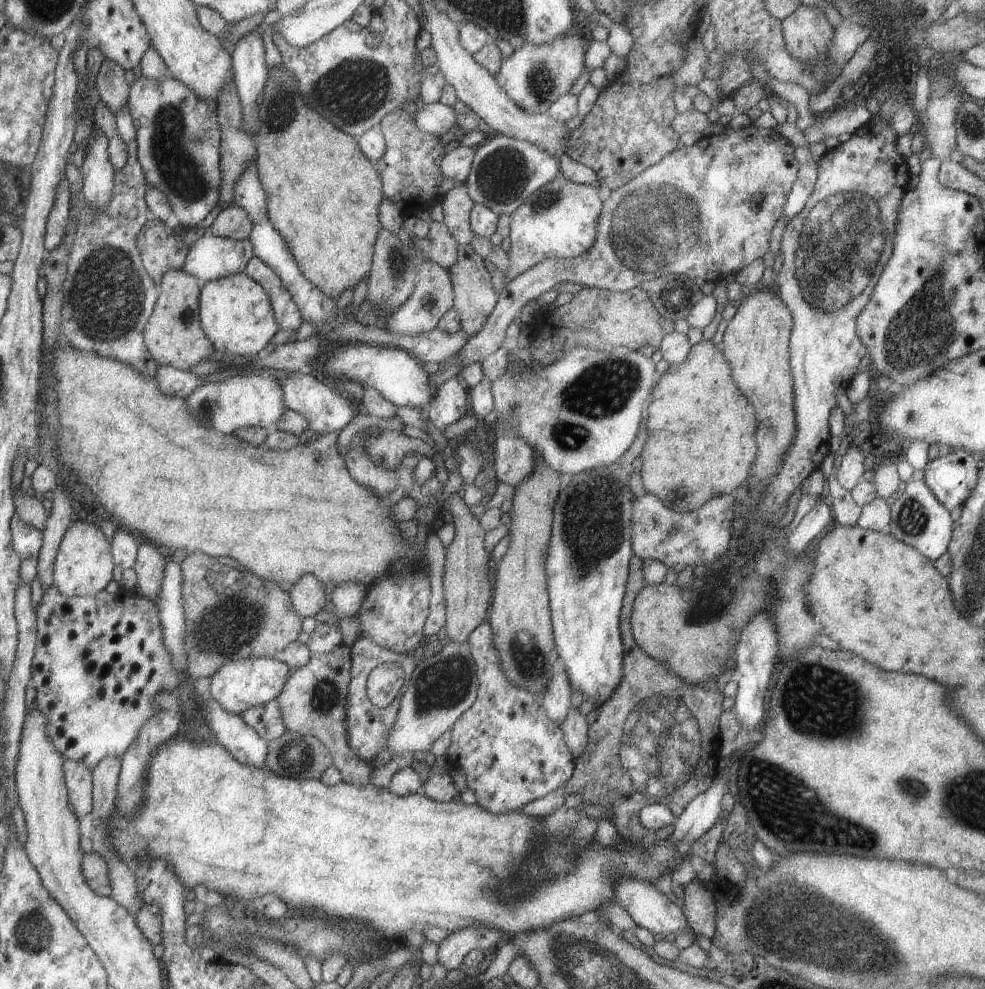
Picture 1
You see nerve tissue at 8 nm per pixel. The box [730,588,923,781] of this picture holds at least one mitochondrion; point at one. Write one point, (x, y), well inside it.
(824, 686)

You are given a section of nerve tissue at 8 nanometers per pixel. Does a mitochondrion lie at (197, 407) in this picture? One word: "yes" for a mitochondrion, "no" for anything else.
yes

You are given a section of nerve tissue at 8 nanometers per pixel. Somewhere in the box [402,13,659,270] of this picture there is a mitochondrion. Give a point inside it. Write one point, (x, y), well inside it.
(502, 172)

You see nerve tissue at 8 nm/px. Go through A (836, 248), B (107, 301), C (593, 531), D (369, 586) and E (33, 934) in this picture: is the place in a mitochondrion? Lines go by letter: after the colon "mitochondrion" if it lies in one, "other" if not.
A: mitochondrion
B: mitochondrion
C: mitochondrion
D: other
E: mitochondrion

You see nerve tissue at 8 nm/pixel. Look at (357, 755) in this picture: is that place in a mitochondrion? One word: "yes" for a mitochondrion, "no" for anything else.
no

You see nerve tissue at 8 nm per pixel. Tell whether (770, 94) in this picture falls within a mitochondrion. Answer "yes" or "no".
no

